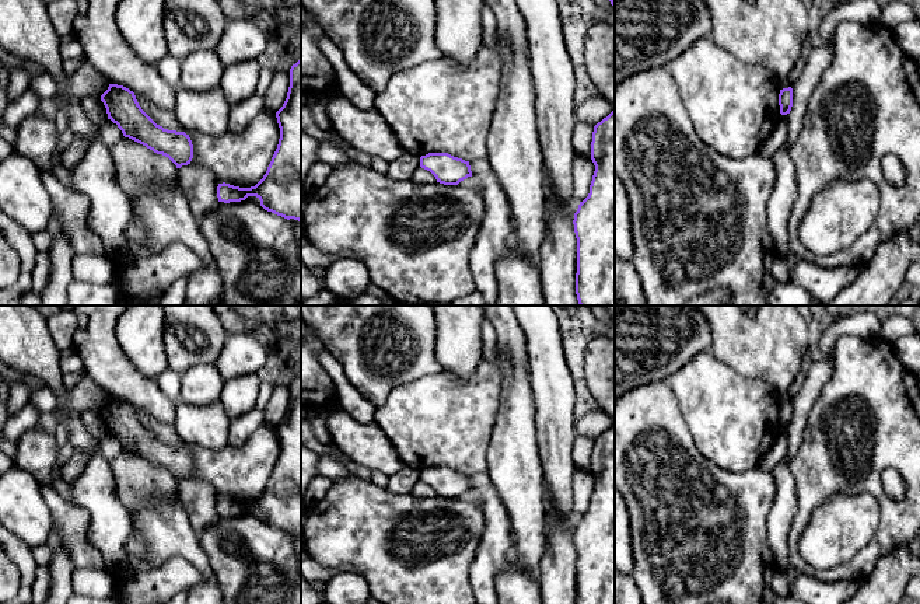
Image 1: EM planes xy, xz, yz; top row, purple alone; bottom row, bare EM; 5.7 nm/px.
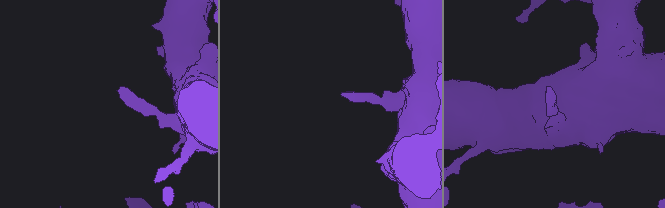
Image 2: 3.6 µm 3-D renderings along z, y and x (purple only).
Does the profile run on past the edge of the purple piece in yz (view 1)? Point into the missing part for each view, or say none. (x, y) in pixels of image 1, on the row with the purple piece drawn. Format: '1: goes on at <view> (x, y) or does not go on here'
1: does not go on here

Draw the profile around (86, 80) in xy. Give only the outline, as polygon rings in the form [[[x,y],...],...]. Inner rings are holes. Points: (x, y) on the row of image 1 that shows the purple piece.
[[[87,60],[70,76],[67,91],[73,97],[101,97],[109,87],[109,81]]]

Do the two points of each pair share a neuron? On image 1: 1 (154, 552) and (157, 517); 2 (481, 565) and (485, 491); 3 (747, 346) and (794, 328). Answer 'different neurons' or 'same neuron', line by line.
1: same neuron
2: same neuron
3: same neuron

